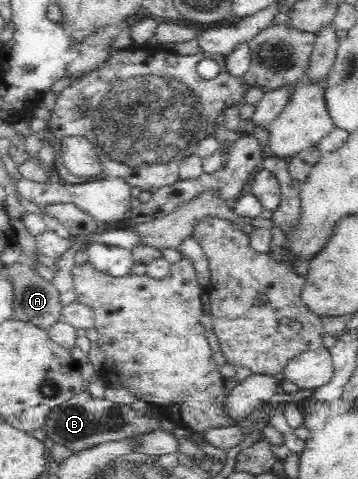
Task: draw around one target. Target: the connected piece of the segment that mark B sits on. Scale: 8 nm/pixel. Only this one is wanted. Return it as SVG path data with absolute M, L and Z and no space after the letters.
M81 392L72 396L70 400L56 406L48 415L46 425L42 431L46 438L55 444L66 447L72 453L83 452L88 448L98 446L104 442L124 440L134 434L144 434L159 428L160 422L156 418L156 408L151 407L150 413L137 416L131 406L115 404L108 400L97 400L89 393Z

